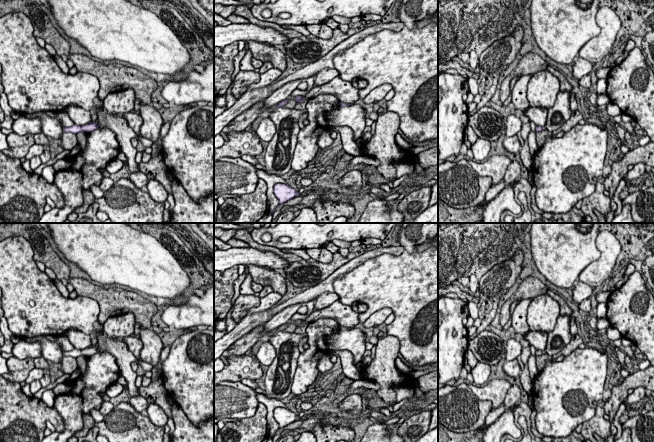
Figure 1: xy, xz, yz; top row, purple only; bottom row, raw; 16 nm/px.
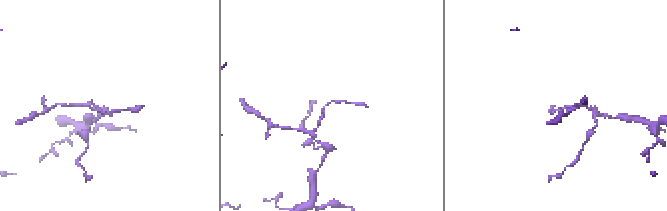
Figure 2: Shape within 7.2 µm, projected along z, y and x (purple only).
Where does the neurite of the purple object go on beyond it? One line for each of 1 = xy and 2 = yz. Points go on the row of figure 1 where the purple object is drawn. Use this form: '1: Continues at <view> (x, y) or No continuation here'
1: No continuation here
2: No continuation here

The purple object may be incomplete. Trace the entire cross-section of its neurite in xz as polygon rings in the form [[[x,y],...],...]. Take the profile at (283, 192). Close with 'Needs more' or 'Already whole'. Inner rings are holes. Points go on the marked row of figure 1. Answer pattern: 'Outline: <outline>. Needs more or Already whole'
Outline: [[[281,183],[274,185],[273,192],[279,201],[279,204],[276,206],[276,208],[279,205],[298,196],[298,190],[292,188],[290,185]]]. Already whole

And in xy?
Outline: [[[92,122],[92,123],[89,123],[86,125],[82,125],[82,126],[74,124],[71,127],[63,127],[63,132],[71,132],[74,134],[78,134],[79,132],[91,132],[91,131],[94,131],[96,129],[98,129],[97,123]]]. Already whole

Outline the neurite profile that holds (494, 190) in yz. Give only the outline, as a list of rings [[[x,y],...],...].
[[[504,178],[502,181],[496,185],[492,185],[485,195],[485,200],[479,204],[479,206],[484,206],[486,203],[489,203],[499,192],[505,188],[507,183]]]

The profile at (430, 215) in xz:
[[[438,202],[426,208],[413,223],[438,223]]]

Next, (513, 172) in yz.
[[[511,161],[509,164],[507,171],[504,175],[504,180],[505,182],[508,183],[513,183],[514,181],[518,180],[520,178],[521,174],[521,167],[518,161]]]

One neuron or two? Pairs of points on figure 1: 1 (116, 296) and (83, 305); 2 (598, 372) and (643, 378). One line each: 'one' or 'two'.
1: two
2: two

